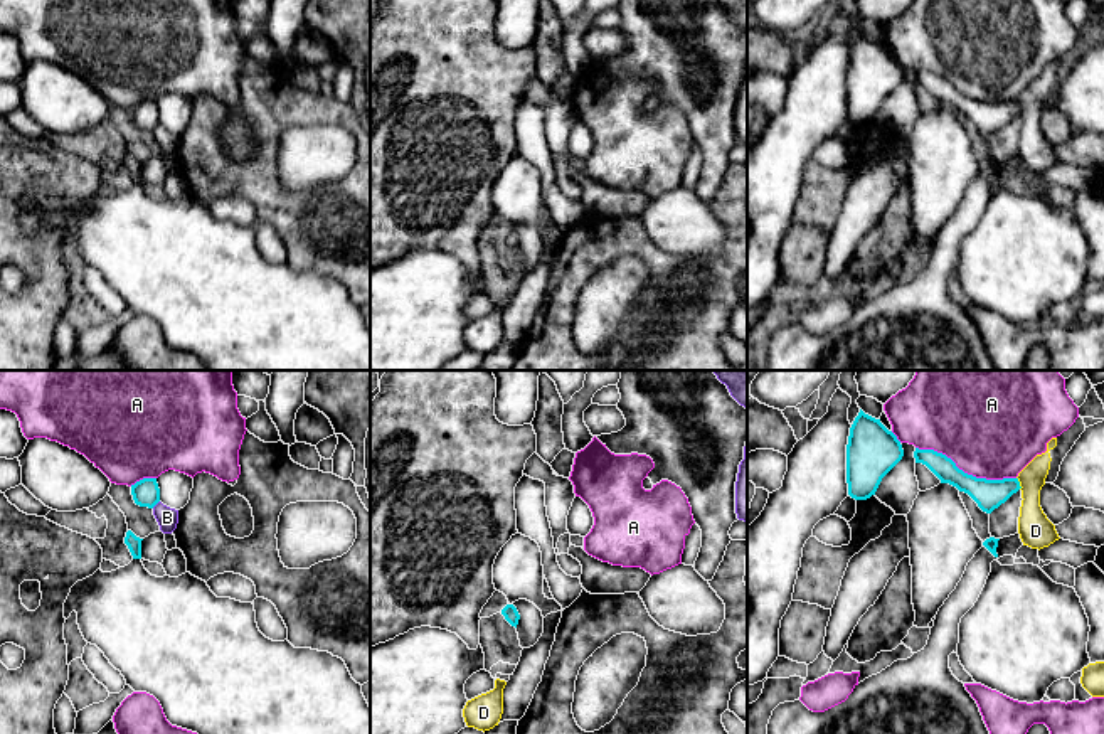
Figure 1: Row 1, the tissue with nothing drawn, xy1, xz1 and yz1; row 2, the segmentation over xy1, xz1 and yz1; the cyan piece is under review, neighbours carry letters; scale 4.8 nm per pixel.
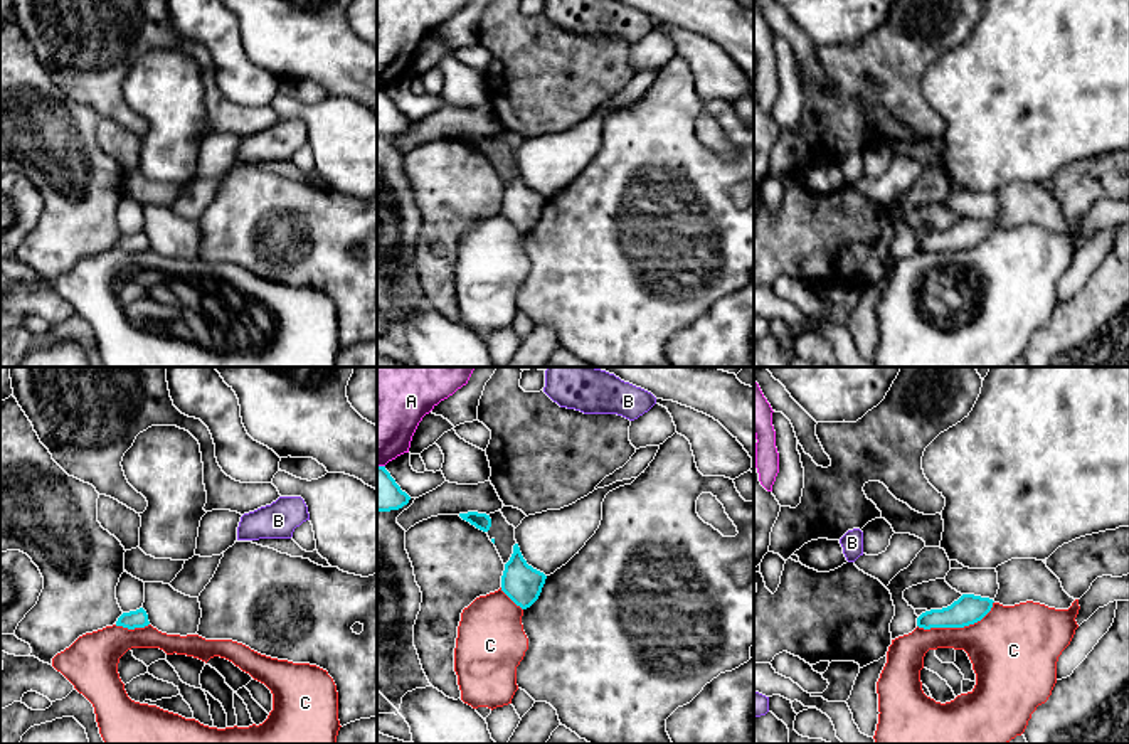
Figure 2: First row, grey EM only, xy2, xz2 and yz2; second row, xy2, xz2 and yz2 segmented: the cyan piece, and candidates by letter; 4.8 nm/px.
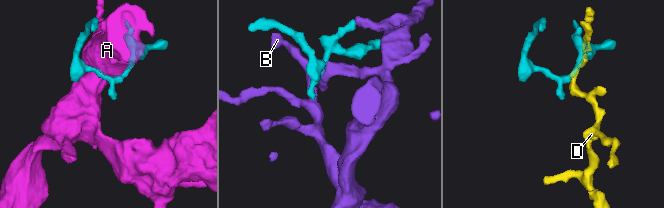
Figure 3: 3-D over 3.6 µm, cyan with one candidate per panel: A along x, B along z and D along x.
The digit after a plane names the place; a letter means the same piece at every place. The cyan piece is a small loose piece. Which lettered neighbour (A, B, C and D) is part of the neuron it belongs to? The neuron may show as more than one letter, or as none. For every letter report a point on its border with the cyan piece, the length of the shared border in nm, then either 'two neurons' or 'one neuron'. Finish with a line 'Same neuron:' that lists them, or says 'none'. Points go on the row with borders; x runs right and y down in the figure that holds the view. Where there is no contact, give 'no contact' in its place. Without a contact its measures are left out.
A: yz1 (966, 473) | 500 nm | two neurons
B: xy1 (155, 504) | 50 nm | two neurons
C: yz2 (958, 627) | 380 nm | two neurons
D: yz1 (1019, 484) | 70 nm | two neurons
Same neuron: none

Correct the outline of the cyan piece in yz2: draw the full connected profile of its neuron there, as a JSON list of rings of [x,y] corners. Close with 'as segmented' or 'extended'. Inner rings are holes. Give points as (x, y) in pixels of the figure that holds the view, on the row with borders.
[[[962,594],[951,606],[930,609],[917,618],[917,626],[930,628],[964,628],[981,621],[993,608],[993,599],[974,594]]]; as segmented

